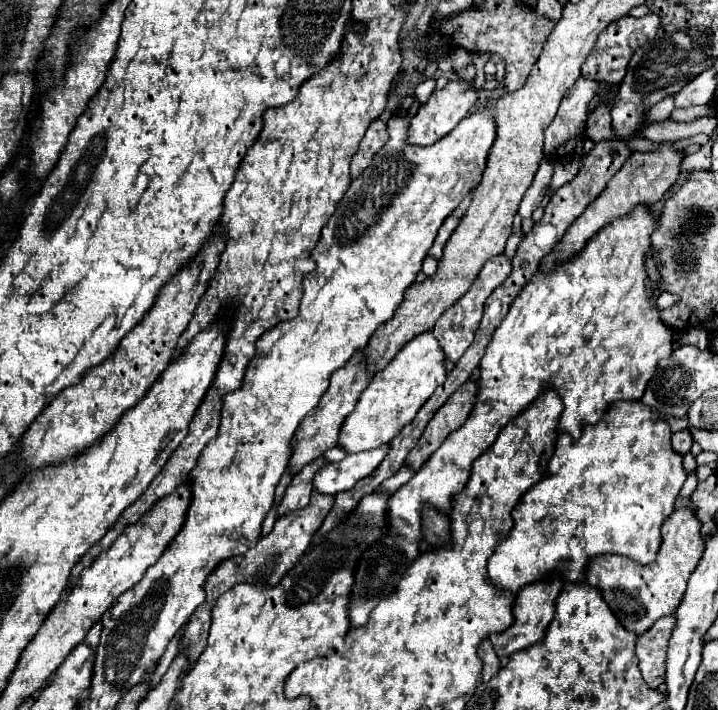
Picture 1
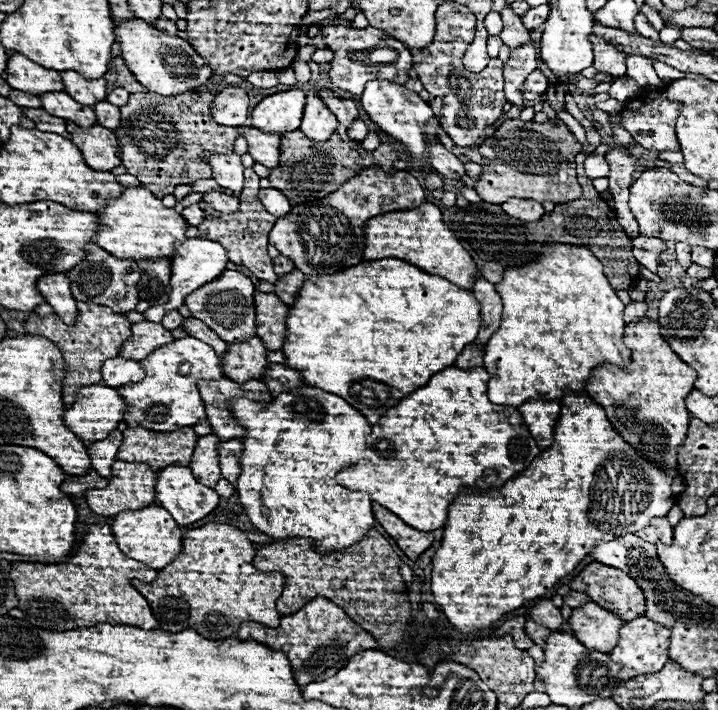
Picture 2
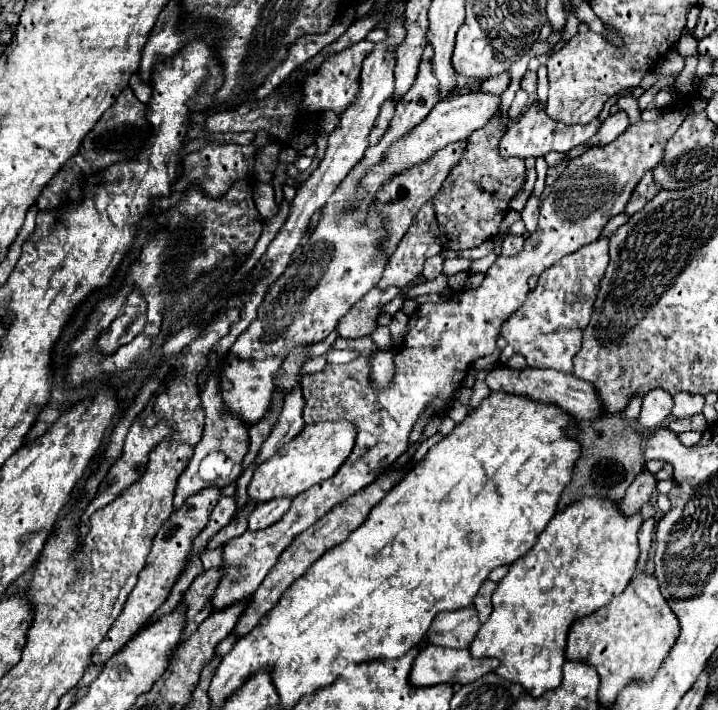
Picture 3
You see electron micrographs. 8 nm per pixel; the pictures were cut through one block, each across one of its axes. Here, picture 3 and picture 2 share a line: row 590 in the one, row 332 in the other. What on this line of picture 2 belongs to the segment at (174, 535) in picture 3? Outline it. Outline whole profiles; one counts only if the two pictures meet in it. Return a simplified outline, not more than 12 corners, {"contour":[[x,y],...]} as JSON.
{"contour":[[132,324],[132,334],[118,356],[144,360],[156,346],[166,346],[172,334],[162,324]]}

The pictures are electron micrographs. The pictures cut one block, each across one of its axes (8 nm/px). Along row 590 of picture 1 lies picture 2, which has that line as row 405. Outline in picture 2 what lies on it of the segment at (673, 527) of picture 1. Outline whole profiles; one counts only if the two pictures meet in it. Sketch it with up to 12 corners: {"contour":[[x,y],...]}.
{"contour":[[656,320],[626,324],[628,368],[584,390],[648,460],[674,468],[696,370]]}

